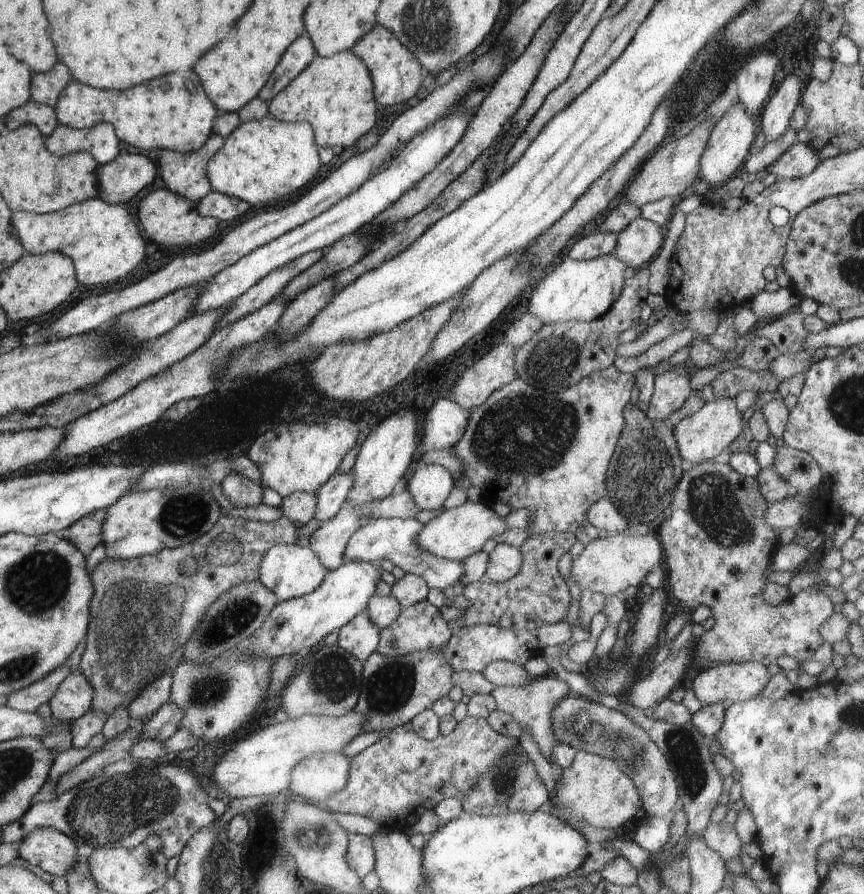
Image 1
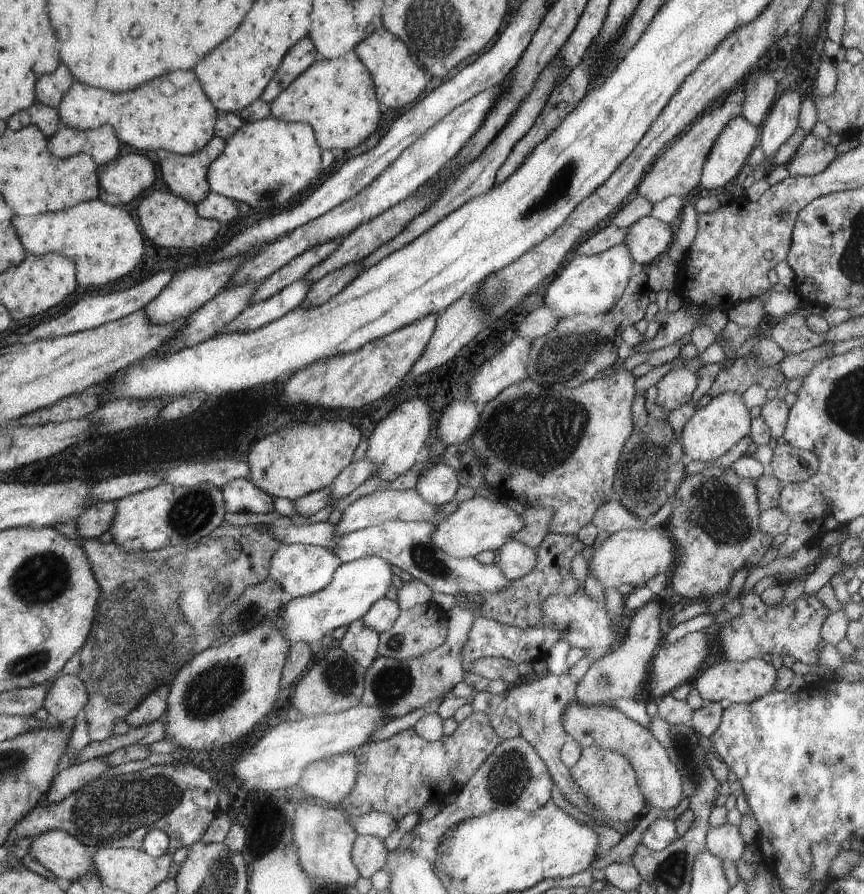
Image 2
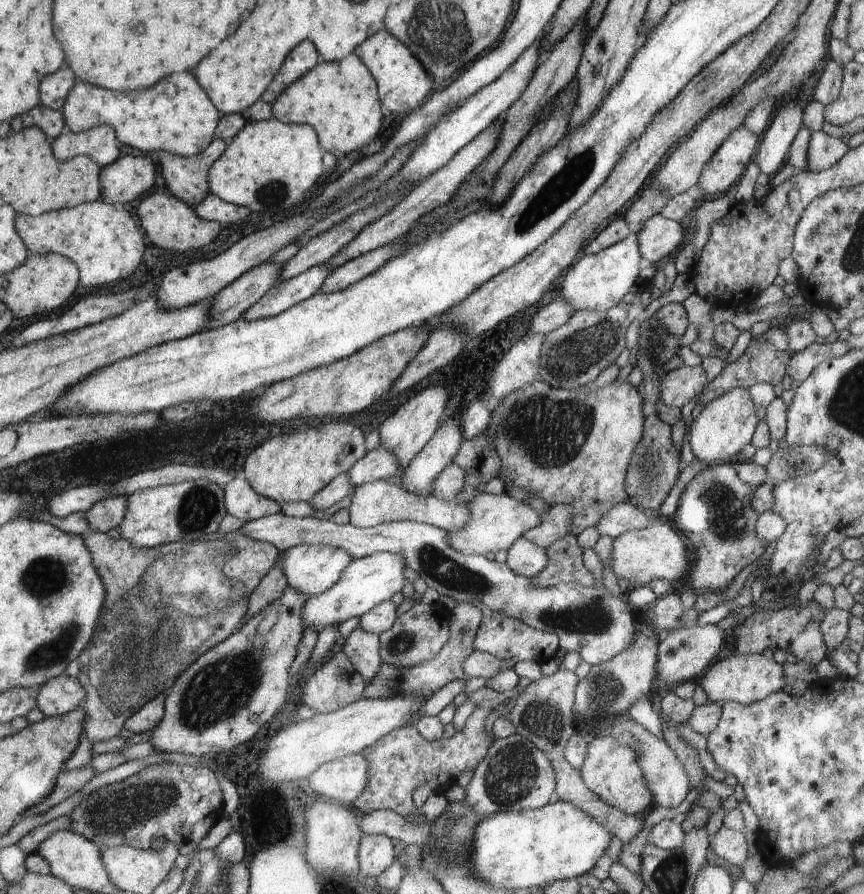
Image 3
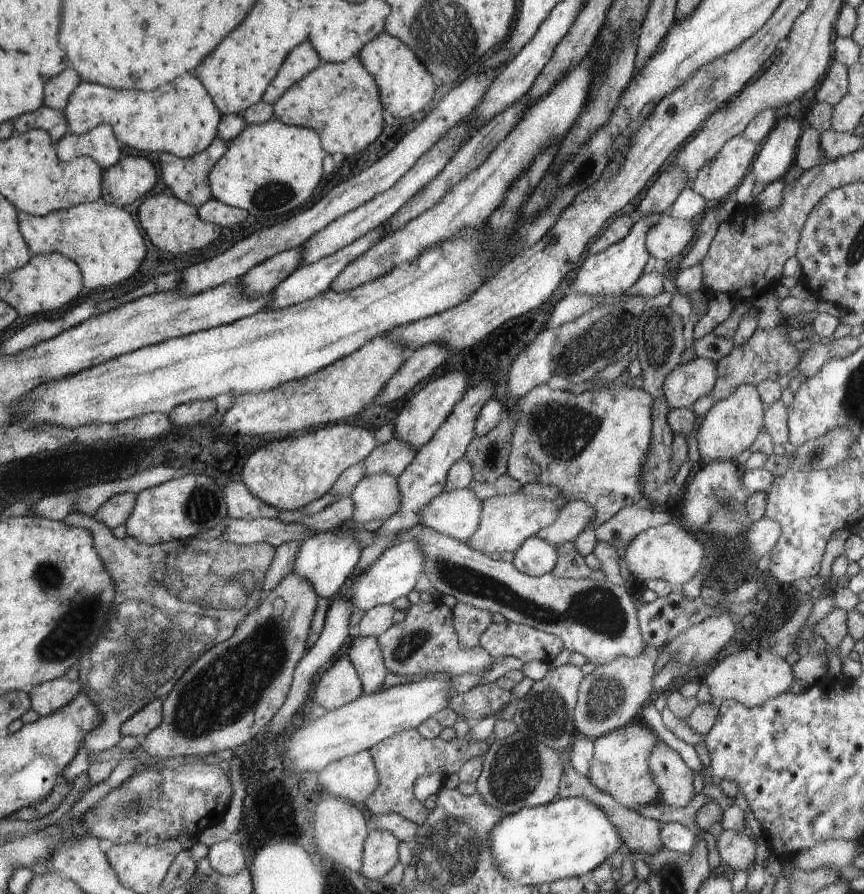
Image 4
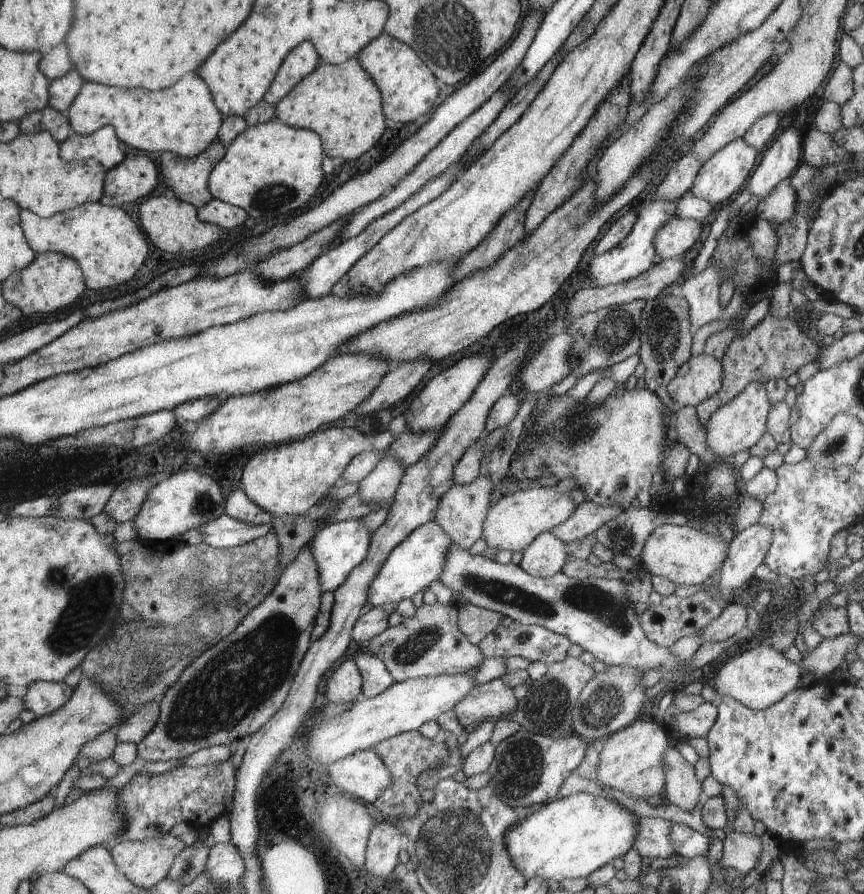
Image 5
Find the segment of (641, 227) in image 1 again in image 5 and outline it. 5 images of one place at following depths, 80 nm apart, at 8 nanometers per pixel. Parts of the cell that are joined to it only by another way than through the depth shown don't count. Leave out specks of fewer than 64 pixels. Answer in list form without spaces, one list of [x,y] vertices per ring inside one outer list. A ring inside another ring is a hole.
[[[672,217],[662,228],[656,232],[653,245],[656,254],[663,259],[682,257],[694,246],[702,232],[700,221]]]

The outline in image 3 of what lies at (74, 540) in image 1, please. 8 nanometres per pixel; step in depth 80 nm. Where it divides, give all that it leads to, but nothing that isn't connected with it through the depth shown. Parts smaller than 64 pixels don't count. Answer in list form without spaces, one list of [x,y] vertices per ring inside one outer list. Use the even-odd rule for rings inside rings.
[[[127,496],[106,497],[95,502],[86,512],[87,521],[93,531],[107,533],[122,522],[127,509]]]

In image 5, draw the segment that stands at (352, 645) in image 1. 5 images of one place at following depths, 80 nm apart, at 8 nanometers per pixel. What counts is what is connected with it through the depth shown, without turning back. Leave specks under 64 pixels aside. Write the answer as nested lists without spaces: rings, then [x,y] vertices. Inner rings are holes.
[[[368,643],[361,645],[361,649],[353,656],[353,661],[358,664],[359,670],[362,672],[362,697],[370,698],[383,693],[394,684],[394,680],[384,661],[366,647],[366,644]]]

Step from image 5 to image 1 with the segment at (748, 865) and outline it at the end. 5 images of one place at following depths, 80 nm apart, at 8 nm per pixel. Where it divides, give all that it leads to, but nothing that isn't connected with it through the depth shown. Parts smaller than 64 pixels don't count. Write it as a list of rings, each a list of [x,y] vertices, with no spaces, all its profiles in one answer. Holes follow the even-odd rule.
[[[725,820],[719,823],[710,821],[702,837],[708,843],[708,846],[725,861],[740,855],[743,843],[740,841],[734,826],[728,824]]]

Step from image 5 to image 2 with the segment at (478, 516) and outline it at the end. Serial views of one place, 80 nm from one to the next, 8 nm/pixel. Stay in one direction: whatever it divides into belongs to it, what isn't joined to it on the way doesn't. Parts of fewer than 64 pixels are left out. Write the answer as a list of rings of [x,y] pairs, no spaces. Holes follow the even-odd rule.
[[[381,486],[372,494],[362,496],[355,502],[352,502],[342,513],[340,521],[335,524],[335,530],[338,535],[347,535],[352,531],[368,528],[386,521],[401,520],[401,521],[428,521],[434,518],[436,522],[440,518],[436,518],[438,507],[430,504],[414,489],[392,490],[390,487]]]

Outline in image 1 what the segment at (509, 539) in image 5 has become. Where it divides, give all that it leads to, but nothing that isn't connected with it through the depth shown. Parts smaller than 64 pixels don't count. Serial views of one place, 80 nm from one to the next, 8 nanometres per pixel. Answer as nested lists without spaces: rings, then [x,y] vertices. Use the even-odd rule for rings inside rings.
[[[467,500],[460,506],[445,509],[438,516],[423,524],[423,530],[418,536],[418,544],[430,554],[451,561],[463,561],[471,554],[480,551],[482,545],[507,529],[504,517],[490,512],[487,504],[472,504]]]

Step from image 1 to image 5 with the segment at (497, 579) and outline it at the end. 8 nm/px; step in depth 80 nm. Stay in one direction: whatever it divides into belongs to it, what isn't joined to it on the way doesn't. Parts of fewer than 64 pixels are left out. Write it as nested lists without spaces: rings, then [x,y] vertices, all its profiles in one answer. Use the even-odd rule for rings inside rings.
[[[546,531],[524,548],[519,565],[533,577],[551,577],[561,570],[567,556],[566,544]]]

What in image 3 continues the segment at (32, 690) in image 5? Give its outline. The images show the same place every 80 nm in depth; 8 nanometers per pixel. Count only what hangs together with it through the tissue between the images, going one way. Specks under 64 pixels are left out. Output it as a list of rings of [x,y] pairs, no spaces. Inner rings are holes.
[[[60,675],[38,688],[37,708],[47,717],[62,716],[82,706],[86,696],[78,677]]]

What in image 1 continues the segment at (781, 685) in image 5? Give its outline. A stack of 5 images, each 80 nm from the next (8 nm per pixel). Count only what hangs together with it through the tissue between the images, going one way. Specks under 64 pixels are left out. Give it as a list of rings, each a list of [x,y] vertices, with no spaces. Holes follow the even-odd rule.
[[[722,663],[707,666],[692,682],[696,698],[704,705],[727,704],[755,697],[770,676],[762,663]]]

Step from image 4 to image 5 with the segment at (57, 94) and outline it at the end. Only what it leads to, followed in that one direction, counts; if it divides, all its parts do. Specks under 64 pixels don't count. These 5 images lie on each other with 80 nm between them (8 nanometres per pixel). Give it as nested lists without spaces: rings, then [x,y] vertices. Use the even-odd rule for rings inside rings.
[[[69,70],[62,78],[52,80],[48,87],[48,106],[61,113],[66,112],[84,83],[76,70]]]

